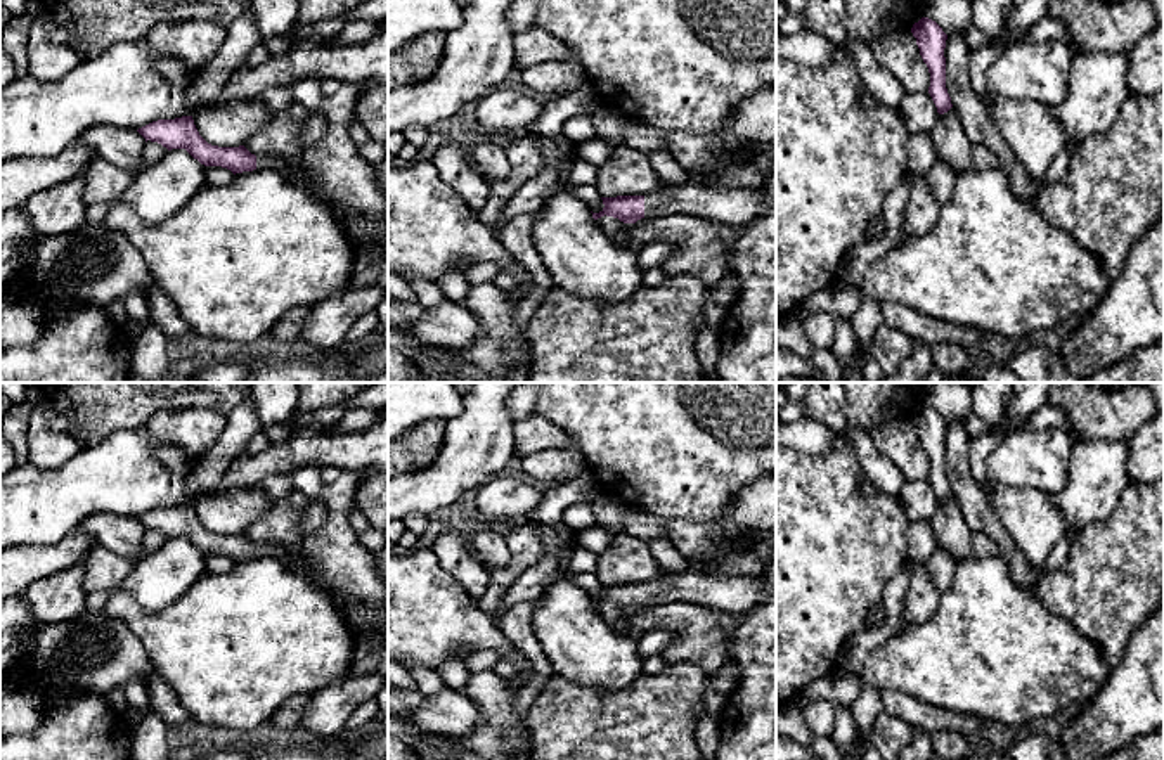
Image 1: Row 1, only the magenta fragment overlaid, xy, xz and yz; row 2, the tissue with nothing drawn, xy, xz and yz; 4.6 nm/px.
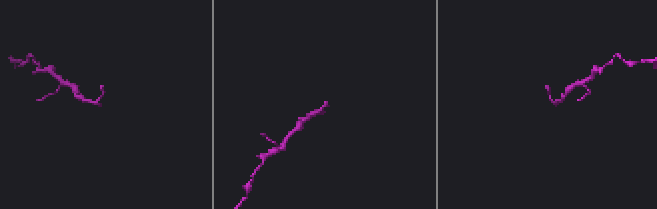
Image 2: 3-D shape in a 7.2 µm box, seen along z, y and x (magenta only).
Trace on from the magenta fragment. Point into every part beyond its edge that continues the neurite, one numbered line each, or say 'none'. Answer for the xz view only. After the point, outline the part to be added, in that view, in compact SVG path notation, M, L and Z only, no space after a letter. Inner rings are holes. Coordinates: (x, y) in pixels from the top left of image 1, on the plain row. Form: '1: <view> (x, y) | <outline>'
1: xz (738, 596) | M700 571L658 576L644 583L644 604L672 601L733 615L747 615L764 602L766 578L717 578Z

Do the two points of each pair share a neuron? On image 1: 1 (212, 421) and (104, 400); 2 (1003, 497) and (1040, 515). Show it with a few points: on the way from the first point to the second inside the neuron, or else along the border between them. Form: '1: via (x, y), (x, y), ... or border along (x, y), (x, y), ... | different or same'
1: border along (203, 407), (156, 411), (142, 425) | different
2: via (1012, 506), (1031, 515) | same

